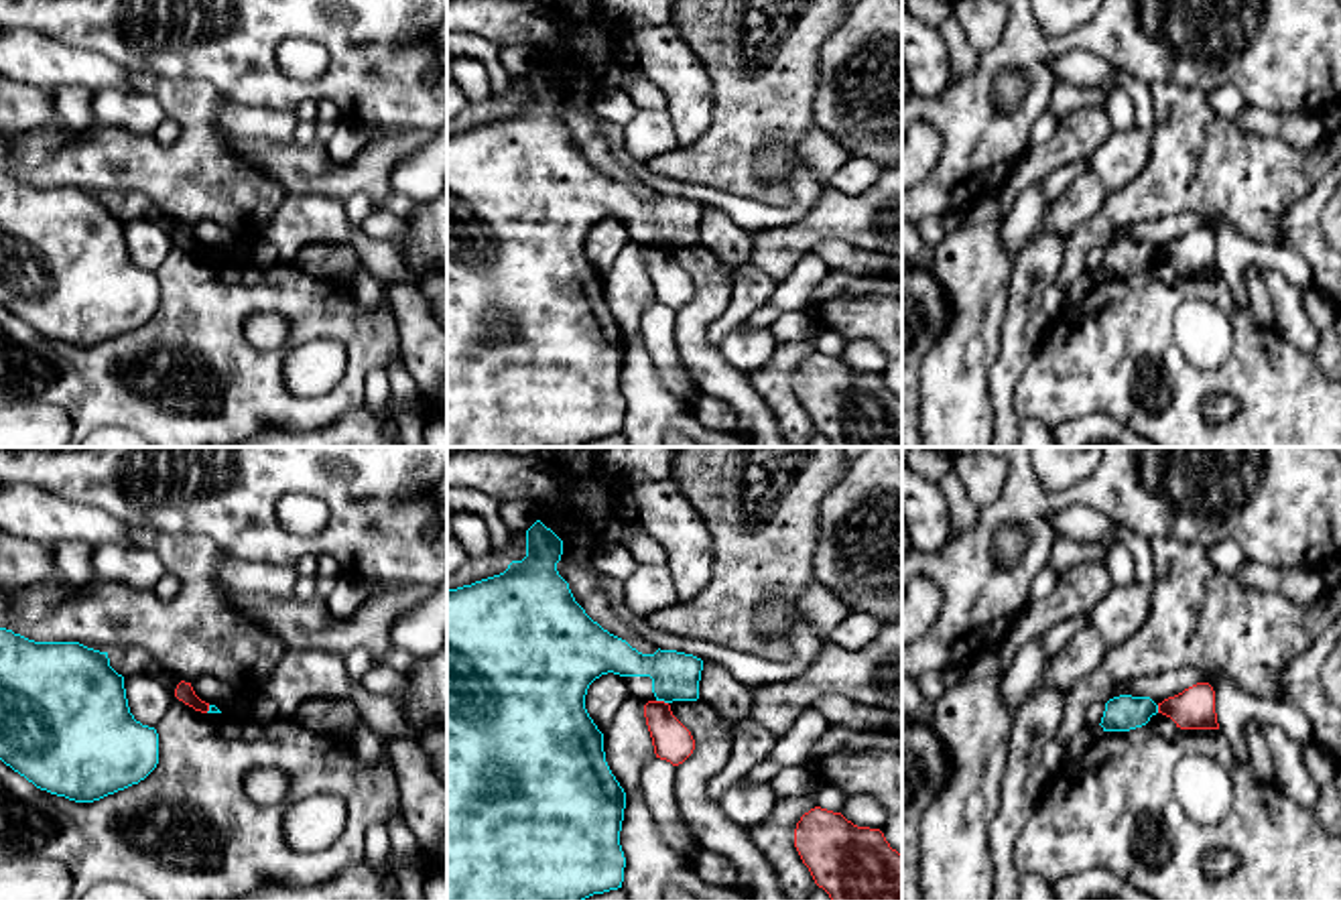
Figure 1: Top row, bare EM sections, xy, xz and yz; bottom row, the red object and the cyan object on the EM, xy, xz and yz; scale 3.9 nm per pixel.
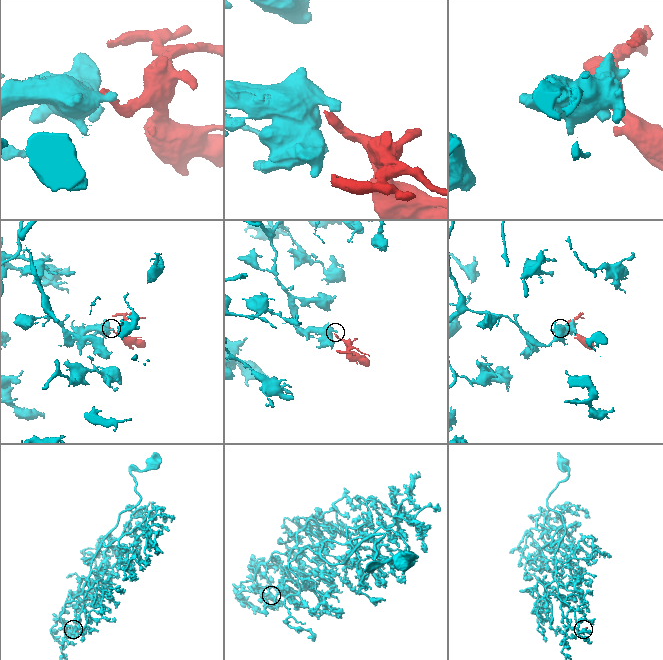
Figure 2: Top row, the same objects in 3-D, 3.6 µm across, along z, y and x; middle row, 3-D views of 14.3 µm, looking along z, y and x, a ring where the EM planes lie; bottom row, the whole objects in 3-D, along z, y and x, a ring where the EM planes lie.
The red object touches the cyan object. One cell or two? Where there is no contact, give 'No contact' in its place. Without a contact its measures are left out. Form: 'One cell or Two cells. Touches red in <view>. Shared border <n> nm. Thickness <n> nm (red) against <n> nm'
Two cells. Touches red in xz. Shared border 50 nm. Thickness 160 nm (red) against 190 nm

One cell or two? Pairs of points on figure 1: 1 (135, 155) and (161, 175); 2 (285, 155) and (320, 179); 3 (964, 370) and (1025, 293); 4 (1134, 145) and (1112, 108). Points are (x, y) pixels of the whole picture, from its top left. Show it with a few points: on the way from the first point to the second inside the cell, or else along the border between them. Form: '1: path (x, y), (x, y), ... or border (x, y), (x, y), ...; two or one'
1: path (141, 161), (155, 171); one
2: path (293, 163), (299, 169), (311, 171); one
3: border (1012, 275), (1000, 352), (990, 368); two
4: border (1134, 124), (1114, 131); two

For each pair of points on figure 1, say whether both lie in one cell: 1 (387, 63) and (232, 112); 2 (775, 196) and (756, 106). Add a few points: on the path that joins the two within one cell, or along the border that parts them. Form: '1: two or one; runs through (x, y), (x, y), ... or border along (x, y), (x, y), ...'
1: two; border along (224, 98), (236, 104), (289, 108), (293, 112)
2: one; runs through (750, 177), (744, 171), (744, 131)

